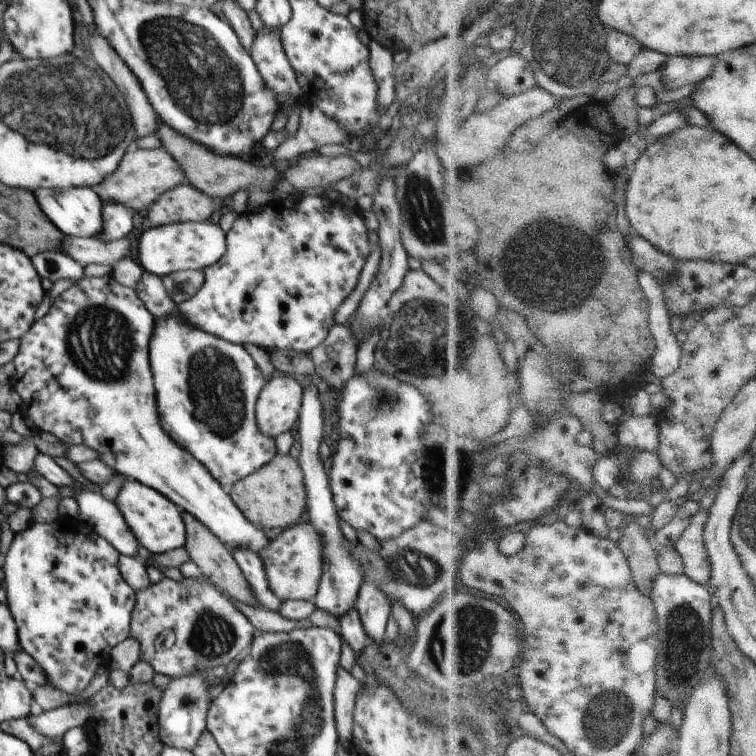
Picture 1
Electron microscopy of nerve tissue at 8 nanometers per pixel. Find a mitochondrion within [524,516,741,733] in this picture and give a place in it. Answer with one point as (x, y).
(685, 638)

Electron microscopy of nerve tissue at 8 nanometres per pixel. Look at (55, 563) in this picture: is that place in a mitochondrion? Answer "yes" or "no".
no

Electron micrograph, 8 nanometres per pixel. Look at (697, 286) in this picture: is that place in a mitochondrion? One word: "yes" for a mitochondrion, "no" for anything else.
no

